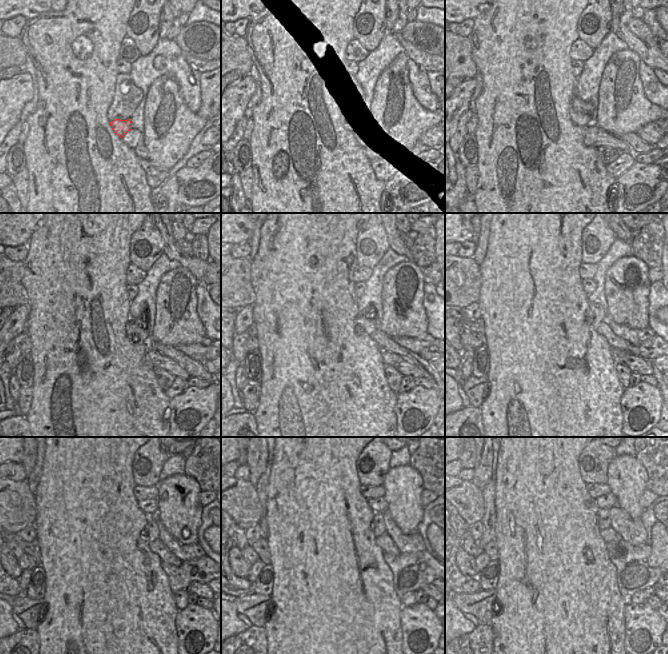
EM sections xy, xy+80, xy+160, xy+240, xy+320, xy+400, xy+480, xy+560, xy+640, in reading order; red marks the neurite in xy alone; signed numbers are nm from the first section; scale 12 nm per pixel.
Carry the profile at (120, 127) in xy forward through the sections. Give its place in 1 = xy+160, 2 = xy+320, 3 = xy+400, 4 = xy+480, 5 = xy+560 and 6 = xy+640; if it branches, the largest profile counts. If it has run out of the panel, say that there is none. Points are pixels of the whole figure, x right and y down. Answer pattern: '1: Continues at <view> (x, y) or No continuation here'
1: Continues at xy+160 (585, 120)
2: Continues at xy+320 (369, 325)
3: Continues at xy+400 (597, 313)
4: Continues at xy+480 (152, 532)
5: Continues at xy+560 (379, 528)
6: Continues at xy+640 (604, 521).

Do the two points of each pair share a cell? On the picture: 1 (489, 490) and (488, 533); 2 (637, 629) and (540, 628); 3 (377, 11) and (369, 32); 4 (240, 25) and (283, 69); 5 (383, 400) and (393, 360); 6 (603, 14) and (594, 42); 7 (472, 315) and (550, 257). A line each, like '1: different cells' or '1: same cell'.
1: same cell
2: different cells
3: same cell
4: different cells
5: different cells
6: same cell
7: different cells

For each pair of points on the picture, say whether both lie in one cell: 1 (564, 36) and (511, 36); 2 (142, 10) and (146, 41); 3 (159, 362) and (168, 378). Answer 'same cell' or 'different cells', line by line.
1: same cell
2: same cell
3: different cells

